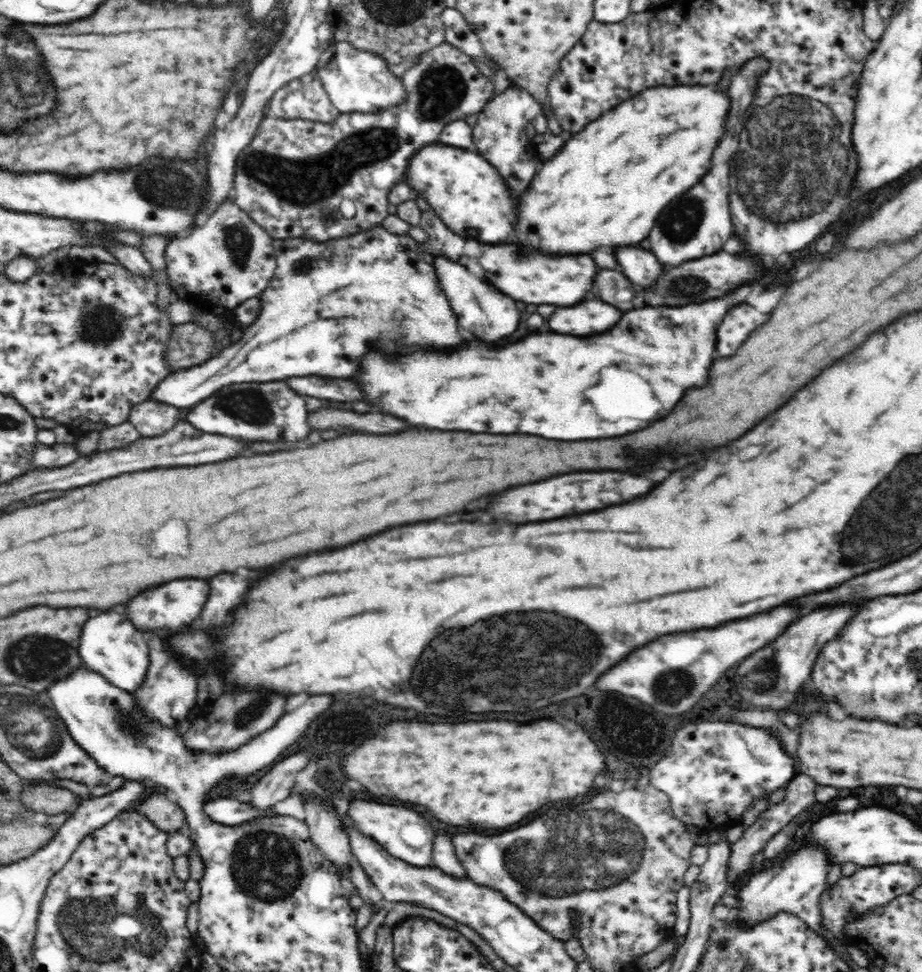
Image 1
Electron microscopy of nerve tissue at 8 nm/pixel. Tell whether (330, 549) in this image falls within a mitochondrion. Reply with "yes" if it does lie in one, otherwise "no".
no

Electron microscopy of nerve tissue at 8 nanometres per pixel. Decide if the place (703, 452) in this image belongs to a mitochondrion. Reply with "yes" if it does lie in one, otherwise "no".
no

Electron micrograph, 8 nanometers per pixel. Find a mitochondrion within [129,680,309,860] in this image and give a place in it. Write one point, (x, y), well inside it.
(242, 715)

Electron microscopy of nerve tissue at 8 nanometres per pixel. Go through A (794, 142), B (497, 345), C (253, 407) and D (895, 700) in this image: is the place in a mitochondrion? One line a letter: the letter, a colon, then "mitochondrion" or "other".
A: mitochondrion
B: other
C: mitochondrion
D: mitochondrion

